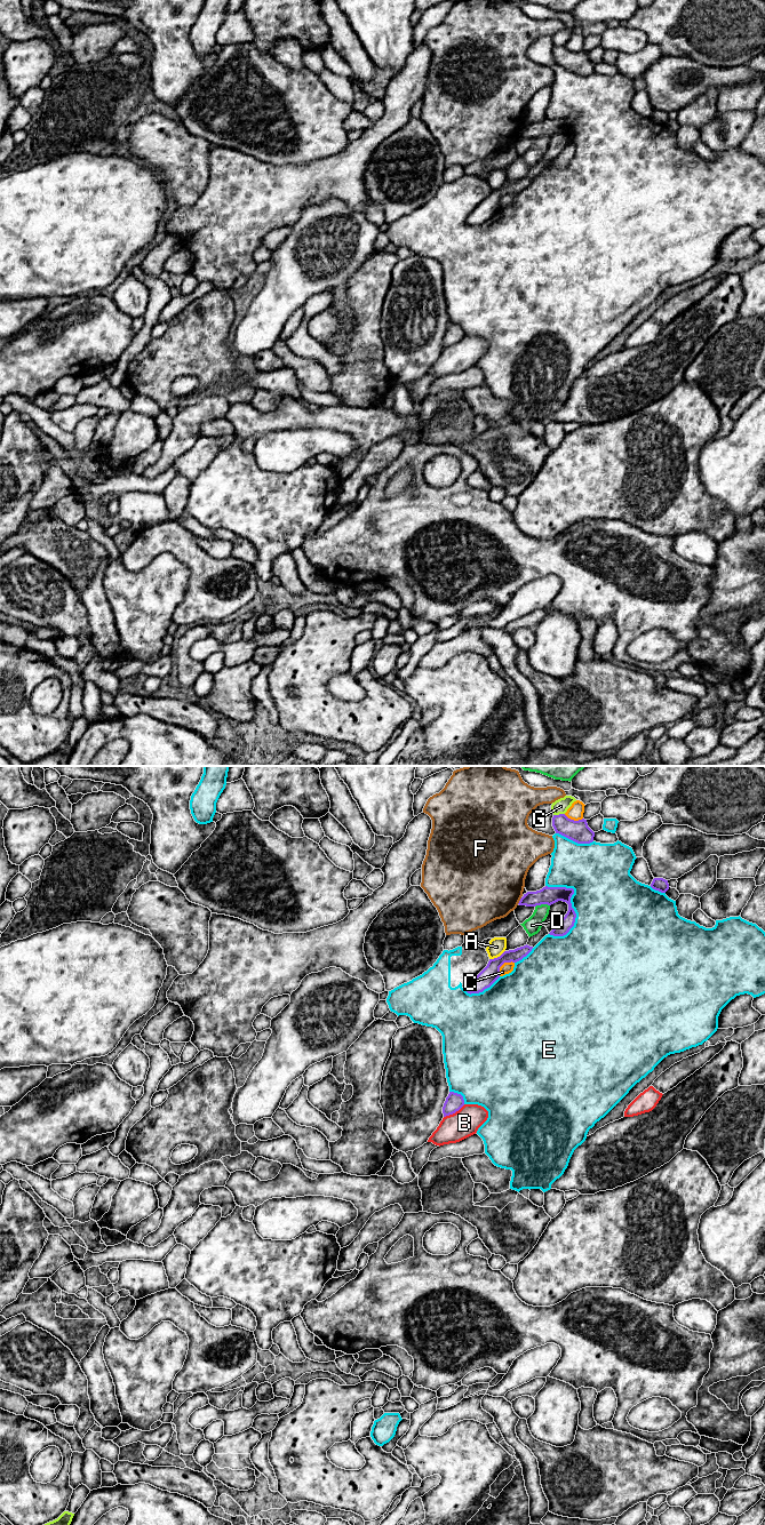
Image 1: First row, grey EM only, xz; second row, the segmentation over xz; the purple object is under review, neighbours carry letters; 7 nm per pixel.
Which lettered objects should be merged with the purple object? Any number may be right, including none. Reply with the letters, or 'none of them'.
none of them

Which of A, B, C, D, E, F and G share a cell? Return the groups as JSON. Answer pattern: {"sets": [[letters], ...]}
{"sets": [["A"], ["B"], ["C"], ["D"], ["E"], ["F"], ["G"]]}

